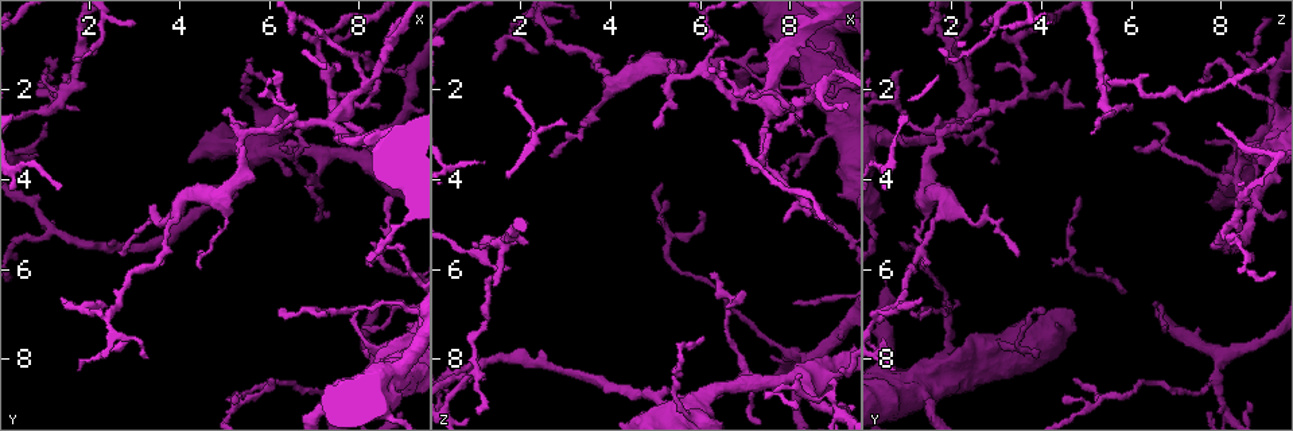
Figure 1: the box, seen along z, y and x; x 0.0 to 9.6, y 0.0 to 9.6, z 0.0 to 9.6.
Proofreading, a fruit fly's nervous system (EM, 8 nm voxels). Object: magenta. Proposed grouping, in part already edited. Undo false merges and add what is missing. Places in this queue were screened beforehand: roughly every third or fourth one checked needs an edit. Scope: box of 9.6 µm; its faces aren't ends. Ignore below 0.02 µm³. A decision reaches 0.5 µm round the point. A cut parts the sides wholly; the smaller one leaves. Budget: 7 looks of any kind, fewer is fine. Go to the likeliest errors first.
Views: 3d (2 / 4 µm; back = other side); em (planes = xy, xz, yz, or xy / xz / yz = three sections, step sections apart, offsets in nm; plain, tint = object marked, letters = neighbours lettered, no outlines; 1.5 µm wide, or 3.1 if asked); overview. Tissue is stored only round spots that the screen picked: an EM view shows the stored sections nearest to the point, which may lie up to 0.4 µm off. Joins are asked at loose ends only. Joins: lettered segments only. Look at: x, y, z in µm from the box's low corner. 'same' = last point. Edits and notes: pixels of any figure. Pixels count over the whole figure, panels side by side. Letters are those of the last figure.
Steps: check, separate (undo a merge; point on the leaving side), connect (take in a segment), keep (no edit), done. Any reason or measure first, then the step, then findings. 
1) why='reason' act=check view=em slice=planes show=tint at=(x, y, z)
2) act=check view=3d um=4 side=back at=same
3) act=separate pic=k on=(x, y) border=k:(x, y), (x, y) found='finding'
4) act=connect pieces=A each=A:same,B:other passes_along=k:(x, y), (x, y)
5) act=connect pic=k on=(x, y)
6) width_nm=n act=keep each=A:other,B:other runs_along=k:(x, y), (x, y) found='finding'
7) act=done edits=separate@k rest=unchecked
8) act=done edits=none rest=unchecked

why='an open end' act=check view=em slice=yz step=8 show=letters at=(7.90, 2.45, 5.00)

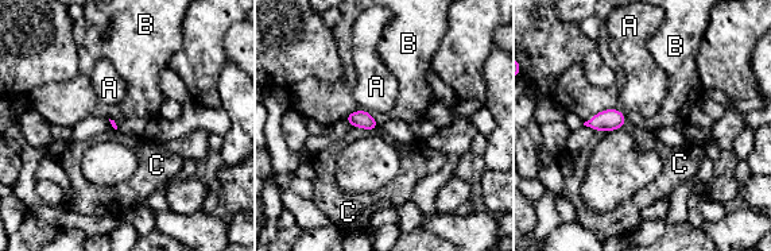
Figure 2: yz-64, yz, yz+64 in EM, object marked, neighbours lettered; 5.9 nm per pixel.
why='cut it another way' act=check view=em slice=planes show=letters at=same

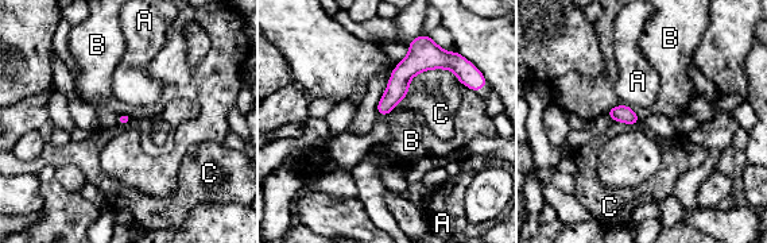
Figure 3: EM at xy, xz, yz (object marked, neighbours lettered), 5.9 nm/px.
act=keep each=A:other,B:other,C:other found='no lettered segment goes on from it'

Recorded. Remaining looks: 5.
why='sharp bend' act=check view=3d um=2 at=(6.45, 2.50, 0.85)

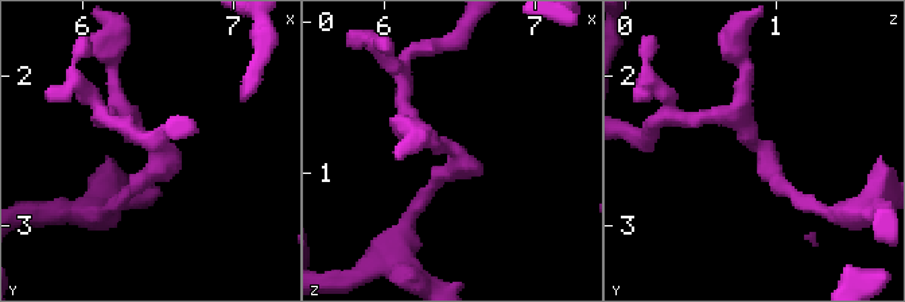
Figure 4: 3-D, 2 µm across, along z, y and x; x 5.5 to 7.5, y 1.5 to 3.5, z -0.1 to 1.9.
act=check view=em slice=xz step=8 show=tint at=(6.50, 2.46, 0.88)

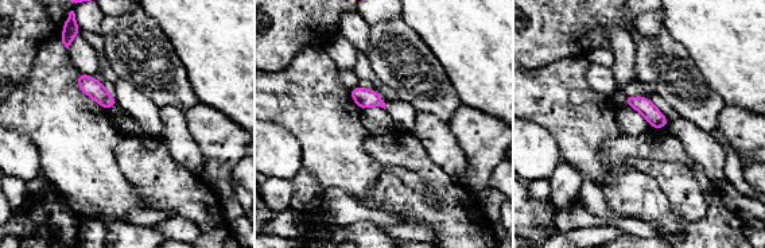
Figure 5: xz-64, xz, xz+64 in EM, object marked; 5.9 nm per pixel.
why='cut it another way' act=check view=em slice=planes show=letters at=same

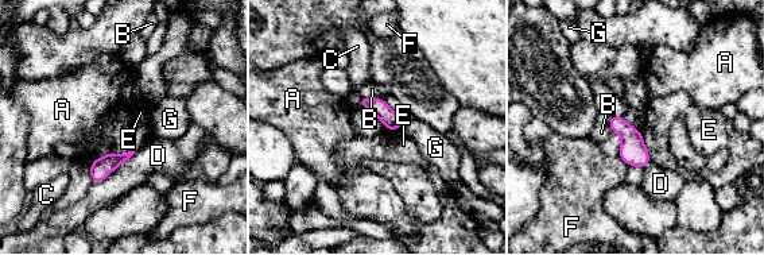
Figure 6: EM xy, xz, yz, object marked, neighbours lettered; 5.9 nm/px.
act=keep each=A:other,B:other,C:other,D:other,E:other,F:other,G:other border=6:(357, 92), (365, 97), (382, 99) found='continuous, no second neuron'

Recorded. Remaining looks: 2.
why='branch stops here' act=check view=em slice=xz step=4 show=letters at=(7.00, 2.75, 6.50)

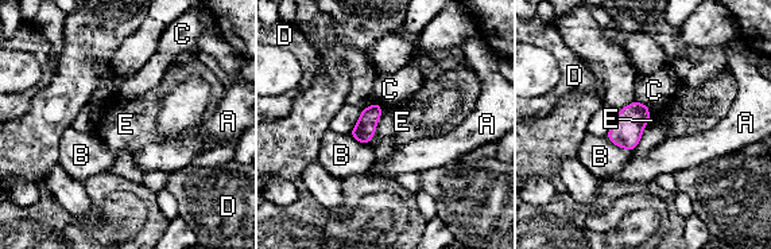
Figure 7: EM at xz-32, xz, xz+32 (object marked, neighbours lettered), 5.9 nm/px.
width_nm=120 act=keep each=A:other,B:other,C:other,D:other,E:other border=7:(635, 100), (650, 109) found='no lettered segment goes on from it'

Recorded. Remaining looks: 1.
act=done edits=none rest=unchecked

